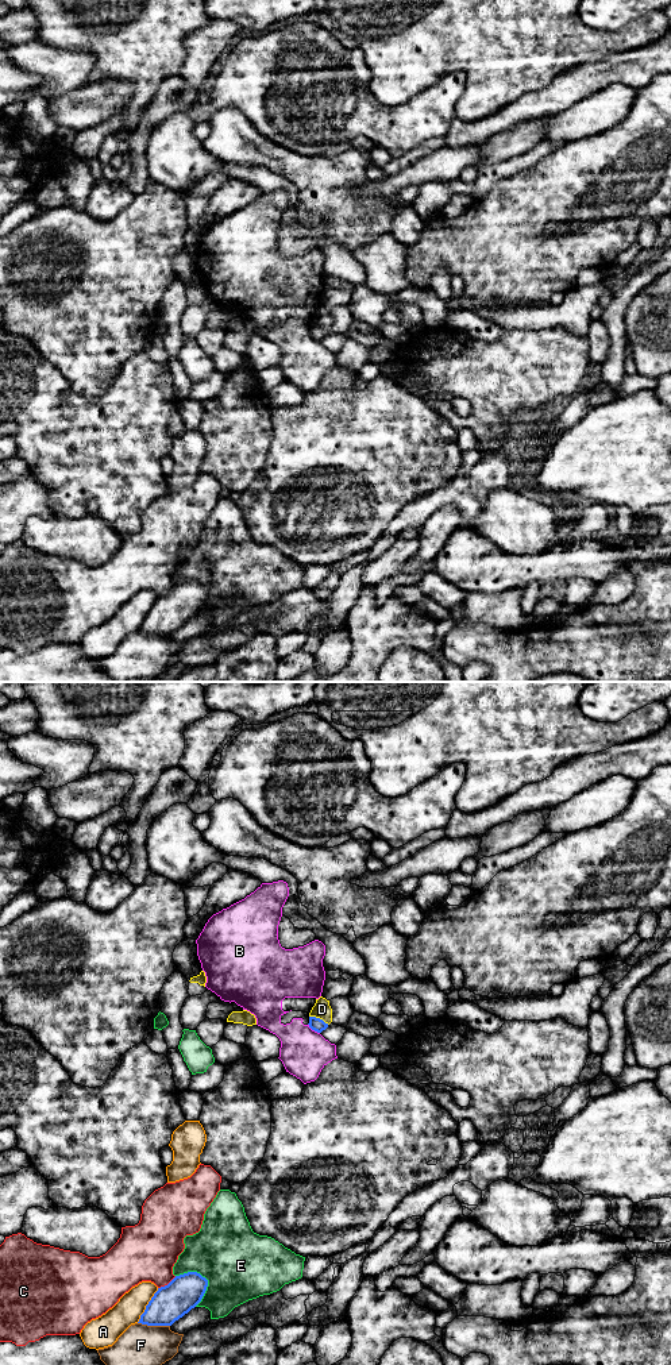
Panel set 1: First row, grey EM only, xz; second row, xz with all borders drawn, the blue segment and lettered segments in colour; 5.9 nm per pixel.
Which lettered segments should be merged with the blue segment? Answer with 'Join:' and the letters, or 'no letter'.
Join: no letter

